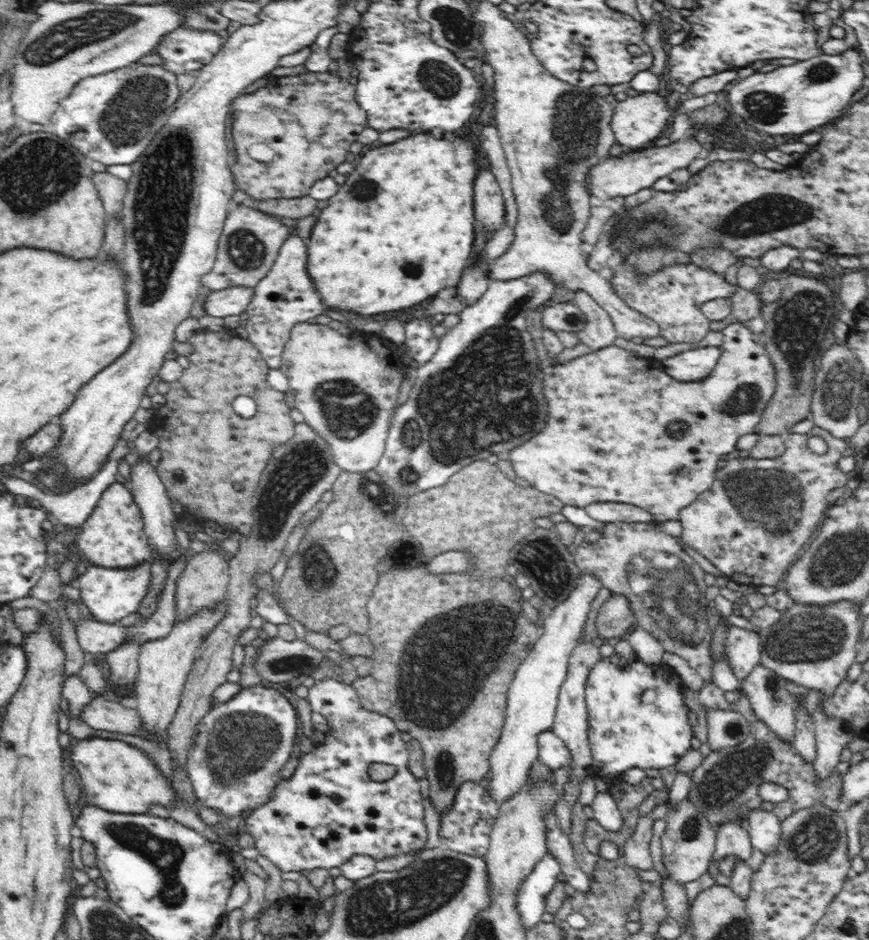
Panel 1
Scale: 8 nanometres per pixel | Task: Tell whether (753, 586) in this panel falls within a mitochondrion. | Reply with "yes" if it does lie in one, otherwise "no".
no

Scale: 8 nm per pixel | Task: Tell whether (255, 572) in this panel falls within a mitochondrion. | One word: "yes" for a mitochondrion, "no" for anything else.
no

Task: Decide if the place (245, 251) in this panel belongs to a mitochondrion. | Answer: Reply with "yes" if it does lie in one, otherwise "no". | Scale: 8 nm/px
yes

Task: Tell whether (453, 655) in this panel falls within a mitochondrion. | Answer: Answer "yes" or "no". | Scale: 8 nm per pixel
yes

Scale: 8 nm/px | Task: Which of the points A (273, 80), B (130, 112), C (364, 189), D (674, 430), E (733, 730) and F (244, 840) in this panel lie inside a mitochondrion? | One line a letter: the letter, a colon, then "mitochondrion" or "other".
A: other
B: mitochondrion
C: mitochondrion
D: mitochondrion
E: mitochondrion
F: other

